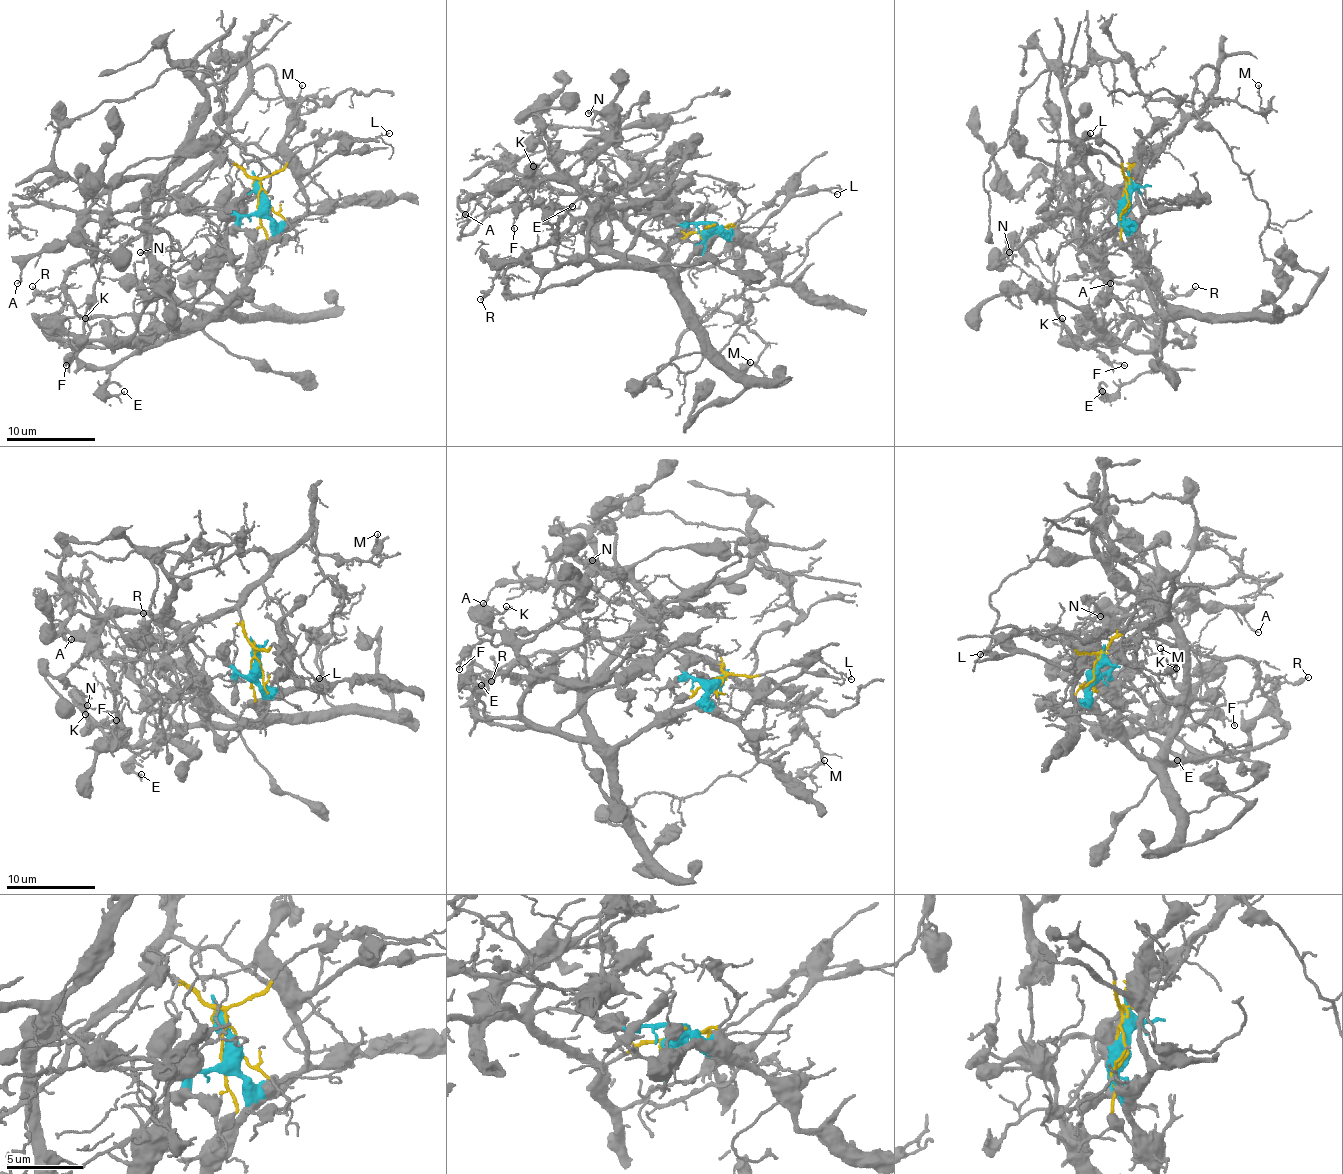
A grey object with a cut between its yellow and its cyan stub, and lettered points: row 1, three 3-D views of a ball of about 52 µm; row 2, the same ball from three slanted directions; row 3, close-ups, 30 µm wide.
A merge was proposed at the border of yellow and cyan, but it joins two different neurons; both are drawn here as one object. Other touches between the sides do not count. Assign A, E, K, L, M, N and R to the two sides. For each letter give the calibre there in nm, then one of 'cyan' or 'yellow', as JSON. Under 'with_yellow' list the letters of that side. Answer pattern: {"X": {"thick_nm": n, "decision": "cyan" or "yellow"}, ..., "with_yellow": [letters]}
{"A": {"thick_nm": 140, "decision": "cyan"}, "E": {"thick_nm": 110, "decision": "cyan"}, "K": {"thick_nm": 120, "decision": "cyan"}, "L": {"thick_nm": 100, "decision": "yellow"}, "M": {"thick_nm": 110, "decision": "yellow"}, "N": {"thick_nm": 130, "decision": "yellow"}, "R": {"thick_nm": 240, "decision": "yellow"}, "with_yellow": ["L", "M", "N", "R"]}

